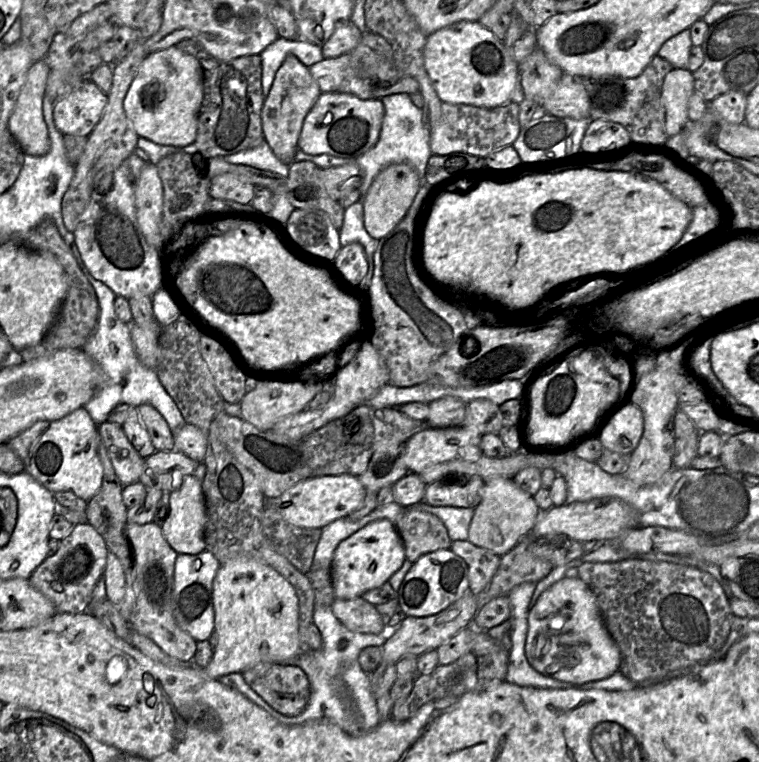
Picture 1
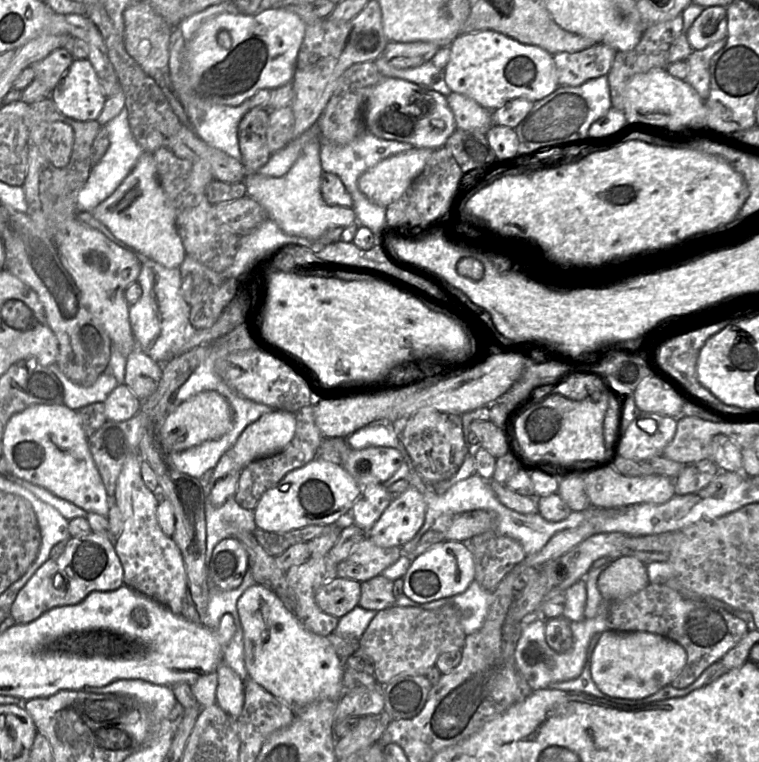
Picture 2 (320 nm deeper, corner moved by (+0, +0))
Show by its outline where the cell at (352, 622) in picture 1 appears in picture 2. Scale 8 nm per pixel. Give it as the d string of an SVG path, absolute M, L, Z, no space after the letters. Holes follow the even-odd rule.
M336 577L320 586L315 592L315 601L325 613L340 618L359 604L361 582Z

